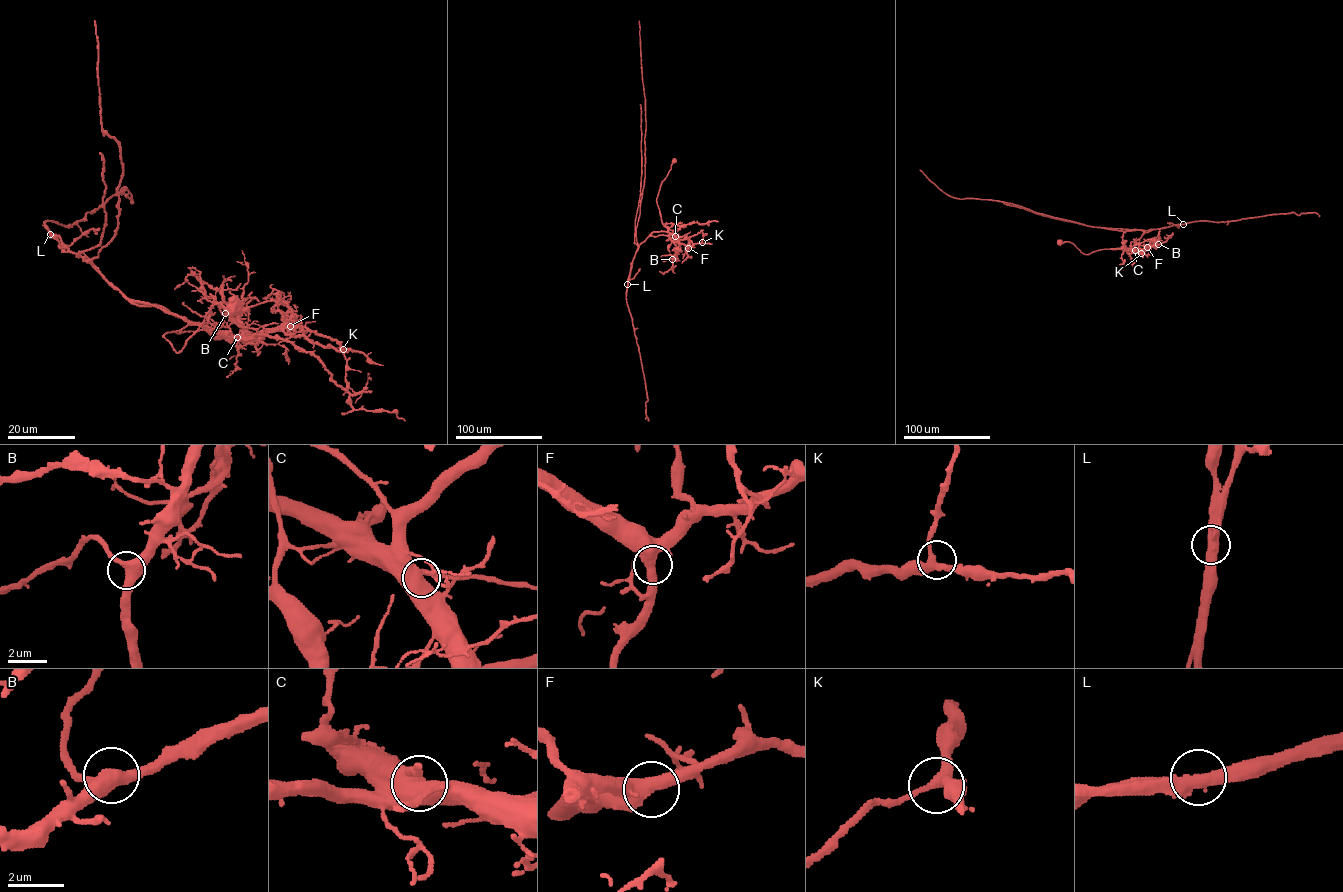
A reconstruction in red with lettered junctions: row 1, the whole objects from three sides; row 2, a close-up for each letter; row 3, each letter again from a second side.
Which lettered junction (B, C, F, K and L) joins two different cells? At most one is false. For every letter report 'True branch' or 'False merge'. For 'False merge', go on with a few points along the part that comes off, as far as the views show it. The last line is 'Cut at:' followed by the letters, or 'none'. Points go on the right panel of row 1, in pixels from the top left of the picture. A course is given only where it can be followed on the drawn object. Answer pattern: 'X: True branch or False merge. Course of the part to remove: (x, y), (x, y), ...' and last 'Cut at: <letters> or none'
B: True branch
C: True branch
F: True branch
K: True branch
L: False merge. Course of the part to remove: (1183, 224), (1146, 230), (1091, 227), (1003, 203)
Cut at: L

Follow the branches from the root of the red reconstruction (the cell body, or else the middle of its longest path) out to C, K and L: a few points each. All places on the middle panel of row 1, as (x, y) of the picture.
C: (674, 160), (656, 200), (662, 224), (675, 236)
K: (674, 160), (656, 199), (662, 223), (680, 243), (690, 247), (702, 242)
L: (674, 160), (656, 199), (669, 236), (649, 236), (639, 246), (627, 284)

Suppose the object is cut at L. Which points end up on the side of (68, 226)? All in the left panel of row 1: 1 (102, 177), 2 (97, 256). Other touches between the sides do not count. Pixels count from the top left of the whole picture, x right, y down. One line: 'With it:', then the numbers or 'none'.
With it: 2

